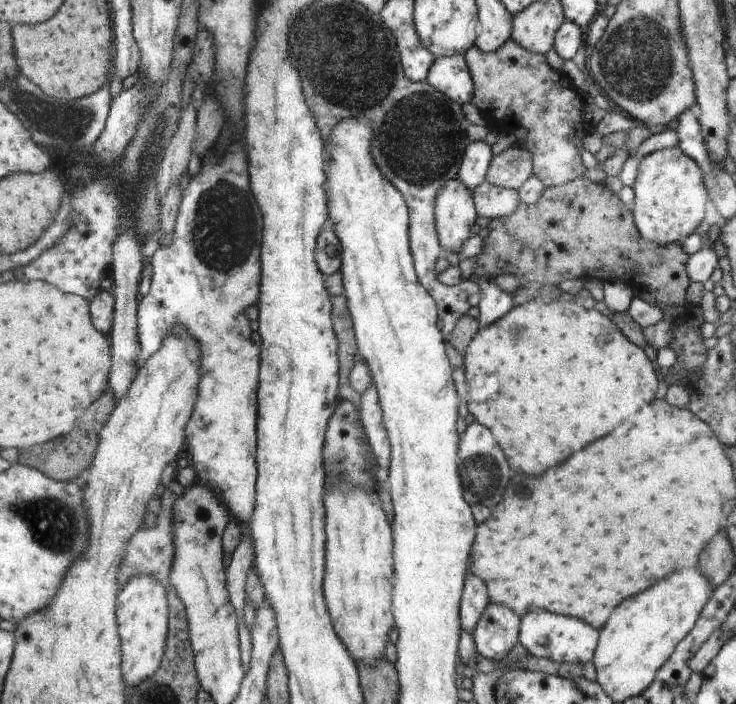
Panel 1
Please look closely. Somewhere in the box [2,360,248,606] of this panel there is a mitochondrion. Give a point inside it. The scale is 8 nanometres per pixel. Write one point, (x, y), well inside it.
(52, 523)

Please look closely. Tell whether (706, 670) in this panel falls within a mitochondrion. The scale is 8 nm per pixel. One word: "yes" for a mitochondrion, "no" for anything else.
no

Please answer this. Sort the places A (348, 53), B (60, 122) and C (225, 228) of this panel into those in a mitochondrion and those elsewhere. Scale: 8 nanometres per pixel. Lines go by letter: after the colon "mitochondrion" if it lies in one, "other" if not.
A: mitochondrion
B: mitochondrion
C: mitochondrion

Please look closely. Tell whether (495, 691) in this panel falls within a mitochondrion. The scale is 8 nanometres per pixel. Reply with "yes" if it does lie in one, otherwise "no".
no

